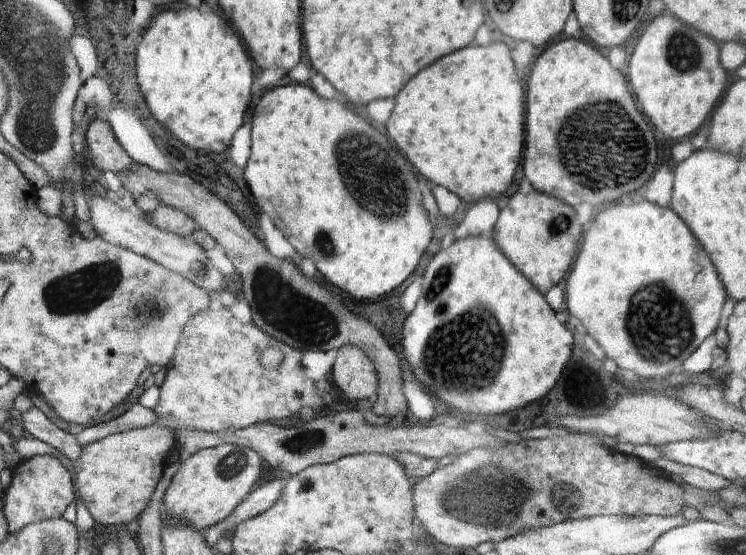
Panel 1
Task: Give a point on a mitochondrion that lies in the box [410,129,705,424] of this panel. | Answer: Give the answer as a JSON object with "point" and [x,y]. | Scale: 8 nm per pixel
{"point":[478,333]}

